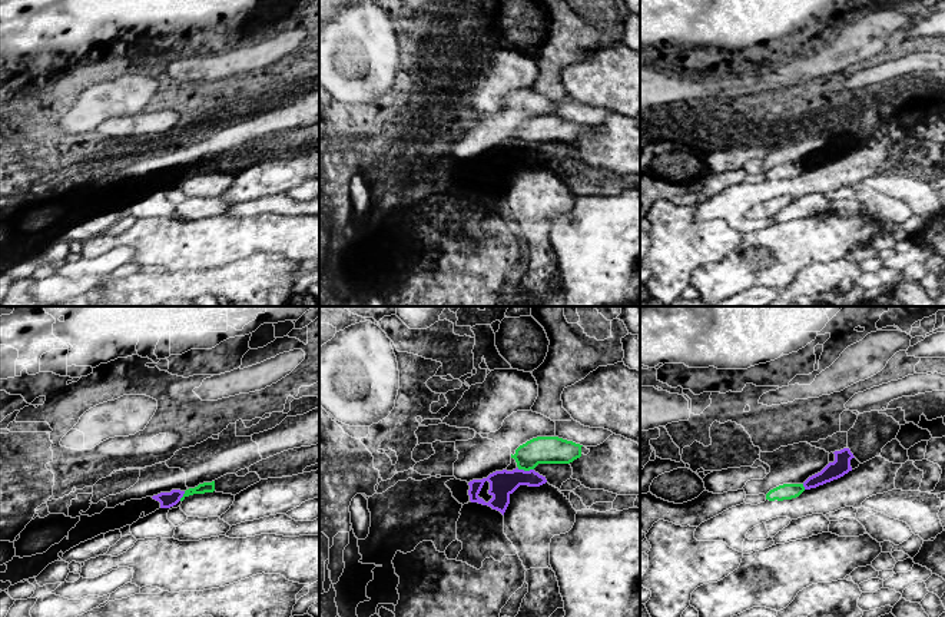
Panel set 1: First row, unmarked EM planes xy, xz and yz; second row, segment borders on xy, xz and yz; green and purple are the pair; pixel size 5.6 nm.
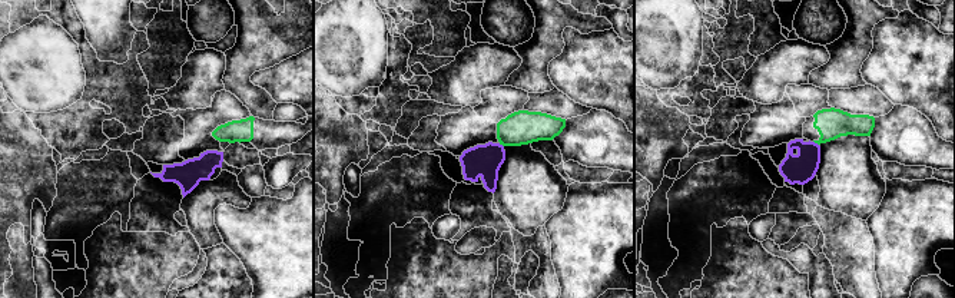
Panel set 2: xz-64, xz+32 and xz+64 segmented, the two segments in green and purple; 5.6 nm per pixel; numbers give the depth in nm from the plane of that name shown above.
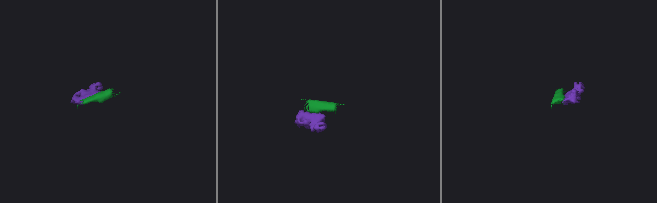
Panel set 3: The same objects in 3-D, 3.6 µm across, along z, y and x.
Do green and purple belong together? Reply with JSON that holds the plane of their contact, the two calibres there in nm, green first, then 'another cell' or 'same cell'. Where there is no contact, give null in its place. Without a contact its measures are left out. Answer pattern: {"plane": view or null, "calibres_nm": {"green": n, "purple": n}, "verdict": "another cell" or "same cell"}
{"plane": "xz", "calibres_nm": {"green": 160, "purple": 140}, "verdict": "another cell"}

